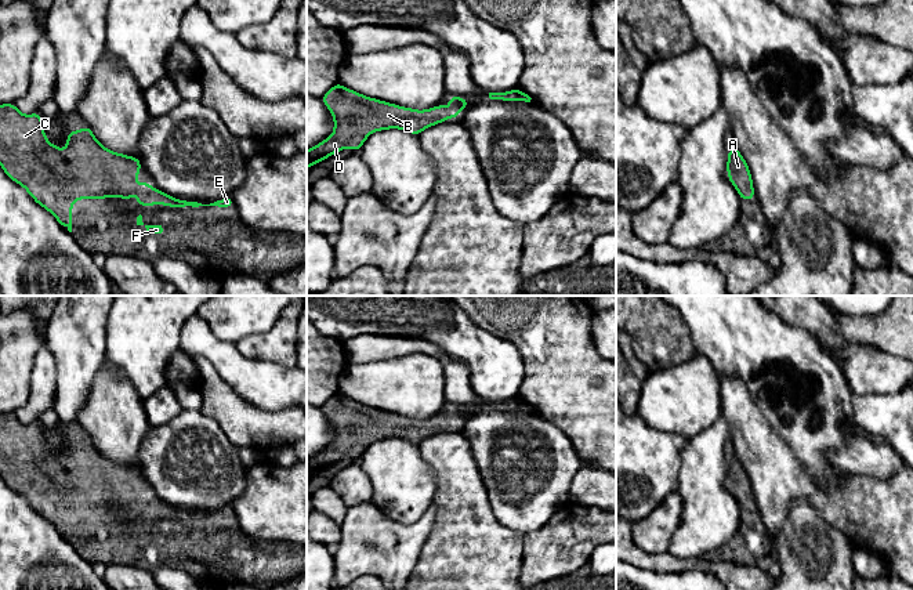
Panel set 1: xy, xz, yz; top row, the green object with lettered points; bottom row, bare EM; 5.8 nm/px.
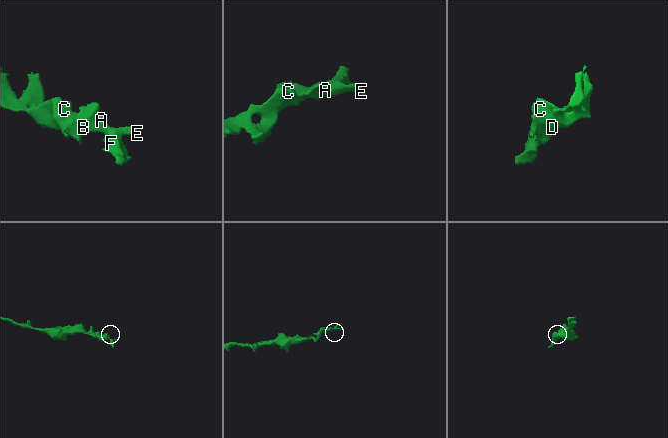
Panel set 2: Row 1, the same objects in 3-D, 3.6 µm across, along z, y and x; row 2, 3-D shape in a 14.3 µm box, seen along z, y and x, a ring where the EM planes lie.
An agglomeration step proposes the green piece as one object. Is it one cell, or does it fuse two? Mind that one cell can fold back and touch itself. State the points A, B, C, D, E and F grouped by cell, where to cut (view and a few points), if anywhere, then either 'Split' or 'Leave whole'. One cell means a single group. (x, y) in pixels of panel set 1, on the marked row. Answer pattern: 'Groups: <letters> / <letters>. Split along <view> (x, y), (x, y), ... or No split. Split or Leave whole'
Groups: A B C D E F. No split. Leave whole

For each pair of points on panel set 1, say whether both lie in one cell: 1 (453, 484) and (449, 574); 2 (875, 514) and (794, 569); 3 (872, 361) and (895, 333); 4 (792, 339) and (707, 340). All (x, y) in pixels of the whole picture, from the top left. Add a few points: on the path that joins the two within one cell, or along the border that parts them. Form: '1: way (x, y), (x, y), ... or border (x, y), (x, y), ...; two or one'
1: way (453, 506), (453, 552); one
2: border (819, 514), (836, 527), (854, 549); two
3: border (848, 343), (869, 344), (898, 358); two
4: way (771, 340), (728, 340); one

